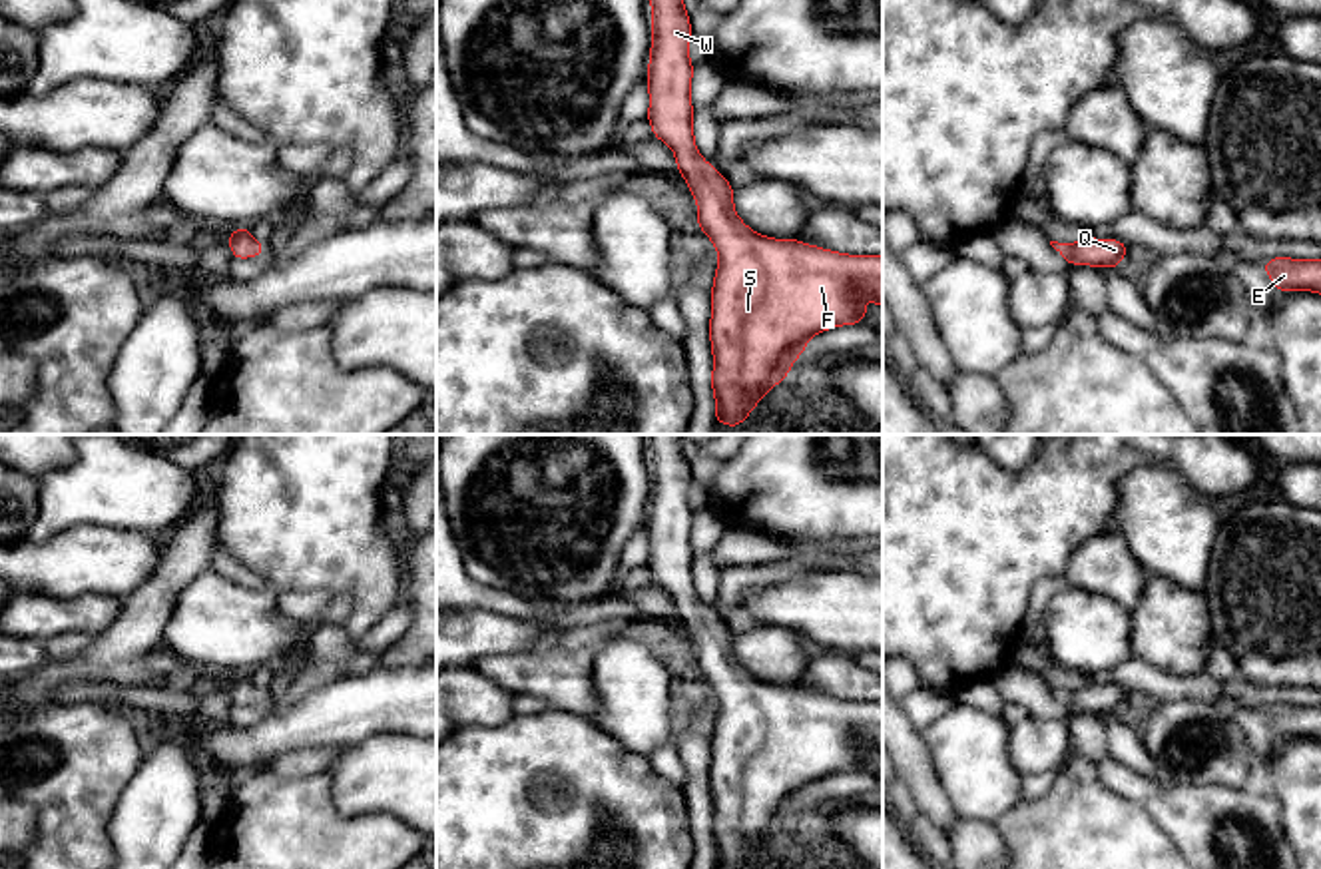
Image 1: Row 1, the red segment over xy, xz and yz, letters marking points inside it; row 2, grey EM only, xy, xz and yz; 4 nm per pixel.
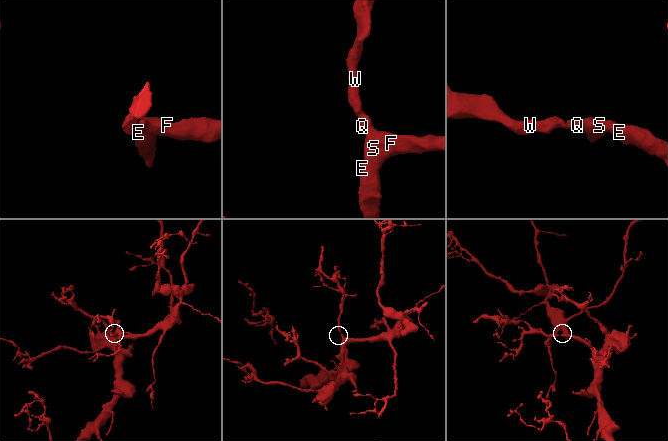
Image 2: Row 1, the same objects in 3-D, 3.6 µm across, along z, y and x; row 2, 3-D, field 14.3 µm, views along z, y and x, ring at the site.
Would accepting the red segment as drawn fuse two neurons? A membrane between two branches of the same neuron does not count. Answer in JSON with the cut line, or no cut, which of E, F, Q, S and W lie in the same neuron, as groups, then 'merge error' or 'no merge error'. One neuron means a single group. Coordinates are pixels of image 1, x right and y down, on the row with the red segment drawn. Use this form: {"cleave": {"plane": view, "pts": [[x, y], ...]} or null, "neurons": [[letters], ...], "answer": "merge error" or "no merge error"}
{"cleave": null, "neurons": [["E", "F", "Q", "S", "W"]], "answer": "no merge error"}

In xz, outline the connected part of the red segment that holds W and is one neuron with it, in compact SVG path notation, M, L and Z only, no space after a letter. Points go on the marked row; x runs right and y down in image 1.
M648 0L654 8L652 52L648 68L650 112L648 122L654 138L665 142L677 159L677 175L689 183L689 193L697 197L697 225L713 241L719 263L711 291L709 337L713 351L711 389L715 393L715 425L739 427L751 409L769 393L769 389L785 381L797 355L805 355L811 335L823 333L839 325L863 323L867 307L863 297L883 307L883 255L843 255L795 239L769 239L753 233L733 209L733 187L723 173L711 167L693 142L693 110L691 110L691 74L693 64L687 56L691 24L683 8L683 0Z

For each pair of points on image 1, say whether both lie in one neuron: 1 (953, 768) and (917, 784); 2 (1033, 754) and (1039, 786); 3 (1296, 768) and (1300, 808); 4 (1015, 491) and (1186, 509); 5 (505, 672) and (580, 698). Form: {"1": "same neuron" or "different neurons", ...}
{"1": "different neurons", "2": "different neurons", "3": "same neuron", "4": "different neurons", "5": "same neuron"}

